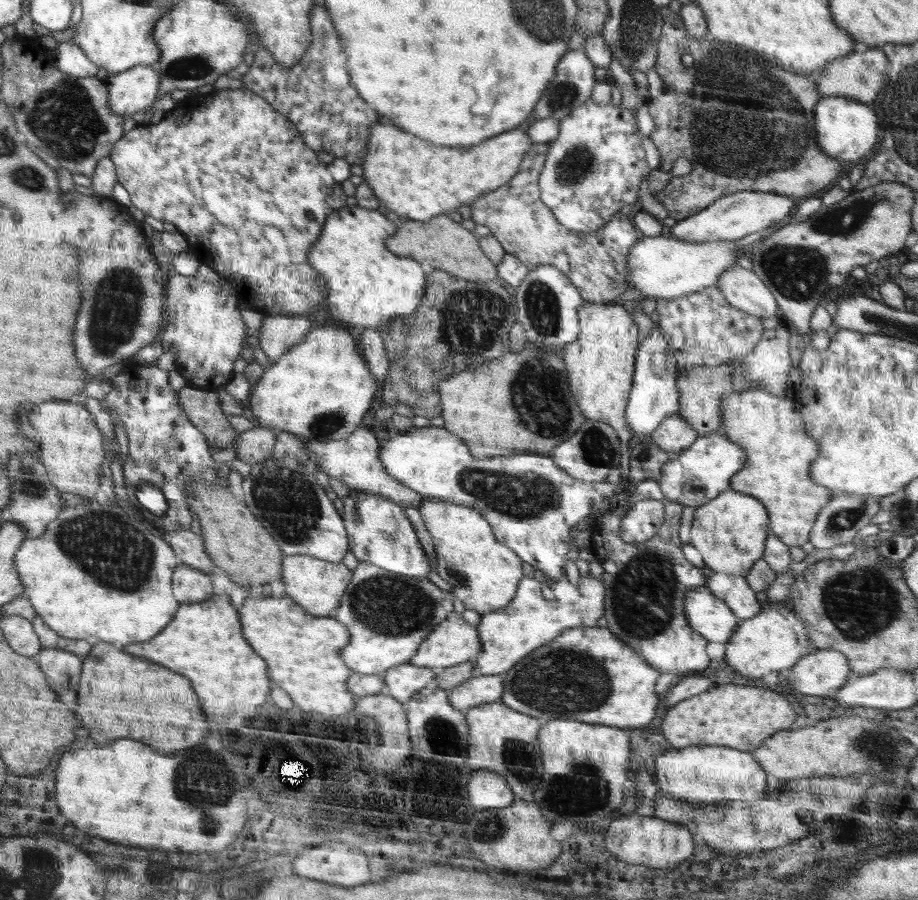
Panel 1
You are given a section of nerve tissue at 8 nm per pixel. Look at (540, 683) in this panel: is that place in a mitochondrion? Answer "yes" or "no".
yes

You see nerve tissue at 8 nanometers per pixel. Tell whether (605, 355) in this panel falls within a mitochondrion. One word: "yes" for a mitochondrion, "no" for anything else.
no

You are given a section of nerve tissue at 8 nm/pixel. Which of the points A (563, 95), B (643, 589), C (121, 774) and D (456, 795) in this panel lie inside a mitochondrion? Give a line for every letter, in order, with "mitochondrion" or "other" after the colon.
A: mitochondrion
B: mitochondrion
C: other
D: other

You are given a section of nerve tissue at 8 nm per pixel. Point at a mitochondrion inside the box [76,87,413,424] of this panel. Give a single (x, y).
(116, 298)

